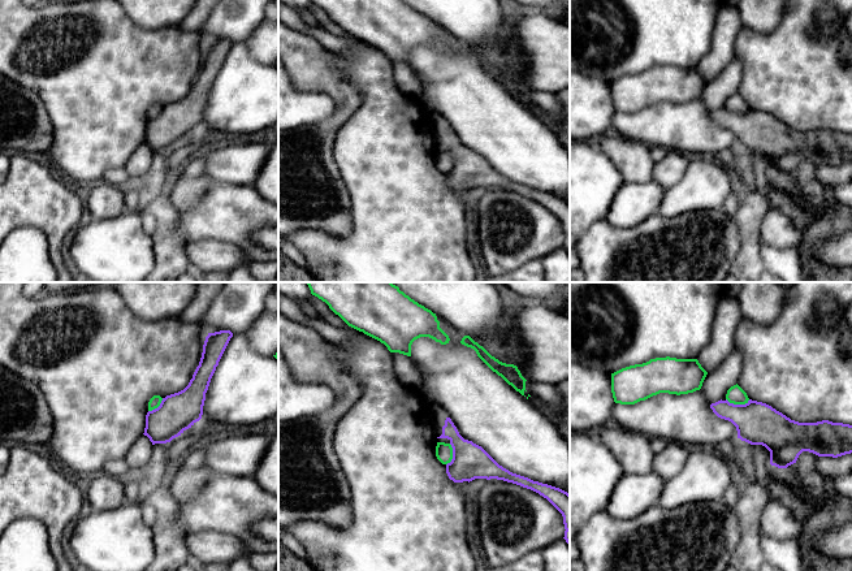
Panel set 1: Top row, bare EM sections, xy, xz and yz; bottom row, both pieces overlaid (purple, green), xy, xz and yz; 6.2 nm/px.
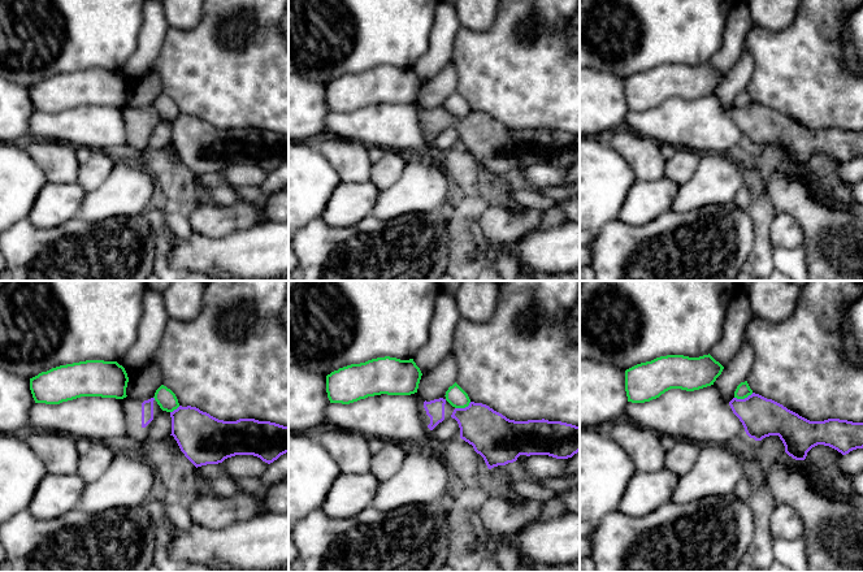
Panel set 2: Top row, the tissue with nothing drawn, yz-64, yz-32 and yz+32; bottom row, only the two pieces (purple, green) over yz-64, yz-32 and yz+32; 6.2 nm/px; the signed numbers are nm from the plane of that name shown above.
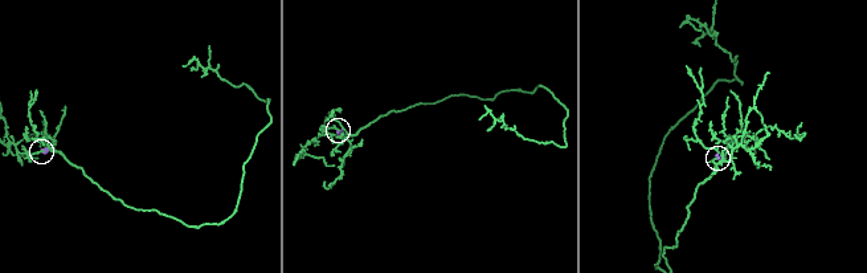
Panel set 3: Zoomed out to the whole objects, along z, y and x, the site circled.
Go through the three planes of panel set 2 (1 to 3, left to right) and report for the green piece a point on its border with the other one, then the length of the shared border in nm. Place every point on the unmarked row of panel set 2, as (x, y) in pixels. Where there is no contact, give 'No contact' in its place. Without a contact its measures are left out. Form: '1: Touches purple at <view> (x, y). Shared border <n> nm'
1: Touches purple at yz-64 (174, 118). Shared border 80 nm
2: Touches purple at yz-32 (463, 117). Shared border 110 nm
3: Touches purple at yz+32 (745, 107). Shared border 120 nm

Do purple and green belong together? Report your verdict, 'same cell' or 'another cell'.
another cell

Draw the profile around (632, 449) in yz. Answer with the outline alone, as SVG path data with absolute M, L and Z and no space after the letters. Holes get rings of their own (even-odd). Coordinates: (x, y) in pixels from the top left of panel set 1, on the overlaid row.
M606 424L598 438L619 460L624 475L653 472L654 453L650 447L650 440L643 433Z

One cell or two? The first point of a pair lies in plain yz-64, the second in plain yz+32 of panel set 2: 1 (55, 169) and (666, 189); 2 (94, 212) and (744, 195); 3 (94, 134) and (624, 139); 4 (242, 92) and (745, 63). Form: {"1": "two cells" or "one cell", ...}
{"1": "two cells", "2": "two cells", "3": "two cells", "4": "two cells"}

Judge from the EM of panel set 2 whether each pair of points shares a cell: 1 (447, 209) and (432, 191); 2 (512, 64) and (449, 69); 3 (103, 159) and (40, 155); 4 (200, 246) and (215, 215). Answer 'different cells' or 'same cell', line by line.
1: different cells
2: different cells
3: same cell
4: different cells

